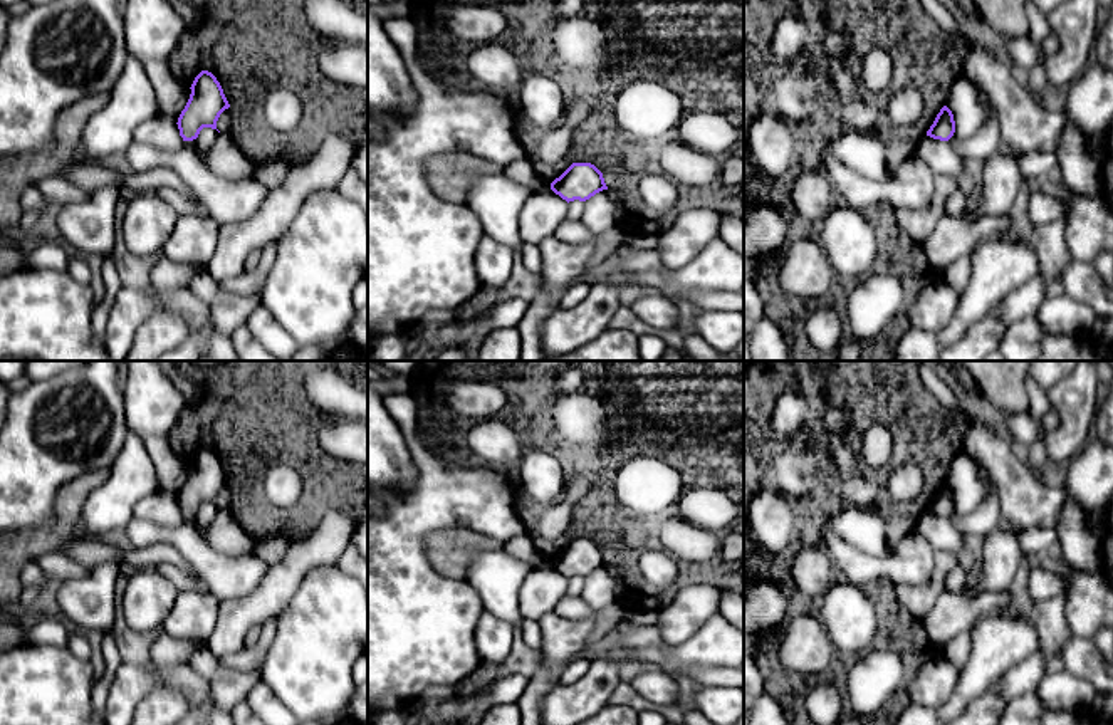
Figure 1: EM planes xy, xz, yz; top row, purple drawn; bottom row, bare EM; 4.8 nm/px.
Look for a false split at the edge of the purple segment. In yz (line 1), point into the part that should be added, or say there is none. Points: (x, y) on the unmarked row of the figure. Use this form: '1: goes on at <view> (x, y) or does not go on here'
1: does not go on here

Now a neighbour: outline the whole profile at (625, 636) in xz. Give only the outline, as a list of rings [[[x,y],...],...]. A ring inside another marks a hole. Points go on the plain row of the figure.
[[[619,623],[608,636],[594,644],[588,644],[586,651],[591,655],[623,655],[635,648],[665,644],[656,626],[633,626]]]

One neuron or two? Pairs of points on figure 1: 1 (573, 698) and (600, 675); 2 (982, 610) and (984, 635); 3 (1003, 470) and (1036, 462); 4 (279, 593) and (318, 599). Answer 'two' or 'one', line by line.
1: one
2: two
3: two
4: two

